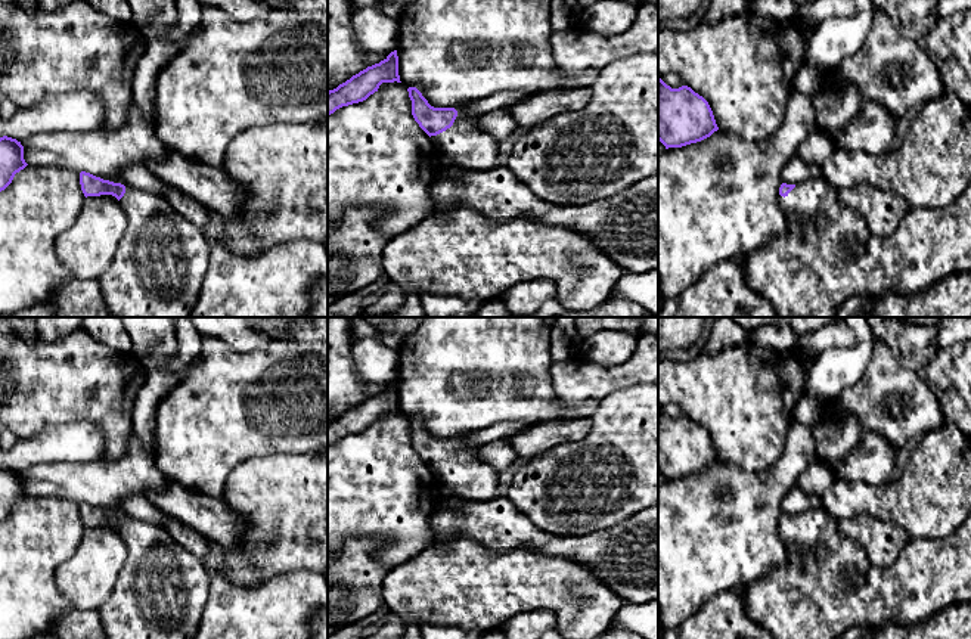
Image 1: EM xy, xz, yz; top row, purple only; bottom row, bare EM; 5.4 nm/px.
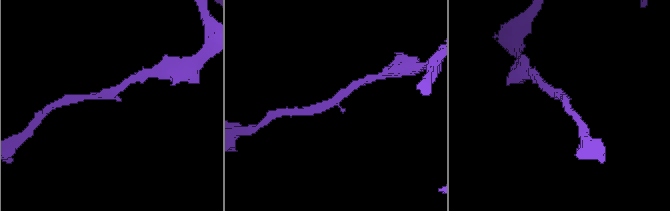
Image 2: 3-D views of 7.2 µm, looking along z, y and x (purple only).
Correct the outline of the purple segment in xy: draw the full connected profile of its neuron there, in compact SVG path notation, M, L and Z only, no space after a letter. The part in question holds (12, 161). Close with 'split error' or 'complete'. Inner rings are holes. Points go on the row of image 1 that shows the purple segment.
M0 137L0 192L13 180L15 174L28 164L24 159L24 146L16 139Z; complete

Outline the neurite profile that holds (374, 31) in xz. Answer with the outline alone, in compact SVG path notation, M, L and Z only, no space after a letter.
M356 7L351 13L353 37L369 53L391 53L398 44L398 21L375 7Z

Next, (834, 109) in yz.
M847 84L838 90L820 89L812 103L818 128L832 134L844 131L862 114L866 100L854 84Z

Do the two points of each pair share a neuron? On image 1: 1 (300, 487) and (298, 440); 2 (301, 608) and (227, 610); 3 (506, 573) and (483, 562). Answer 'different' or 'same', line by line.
1: different
2: same
3: same

